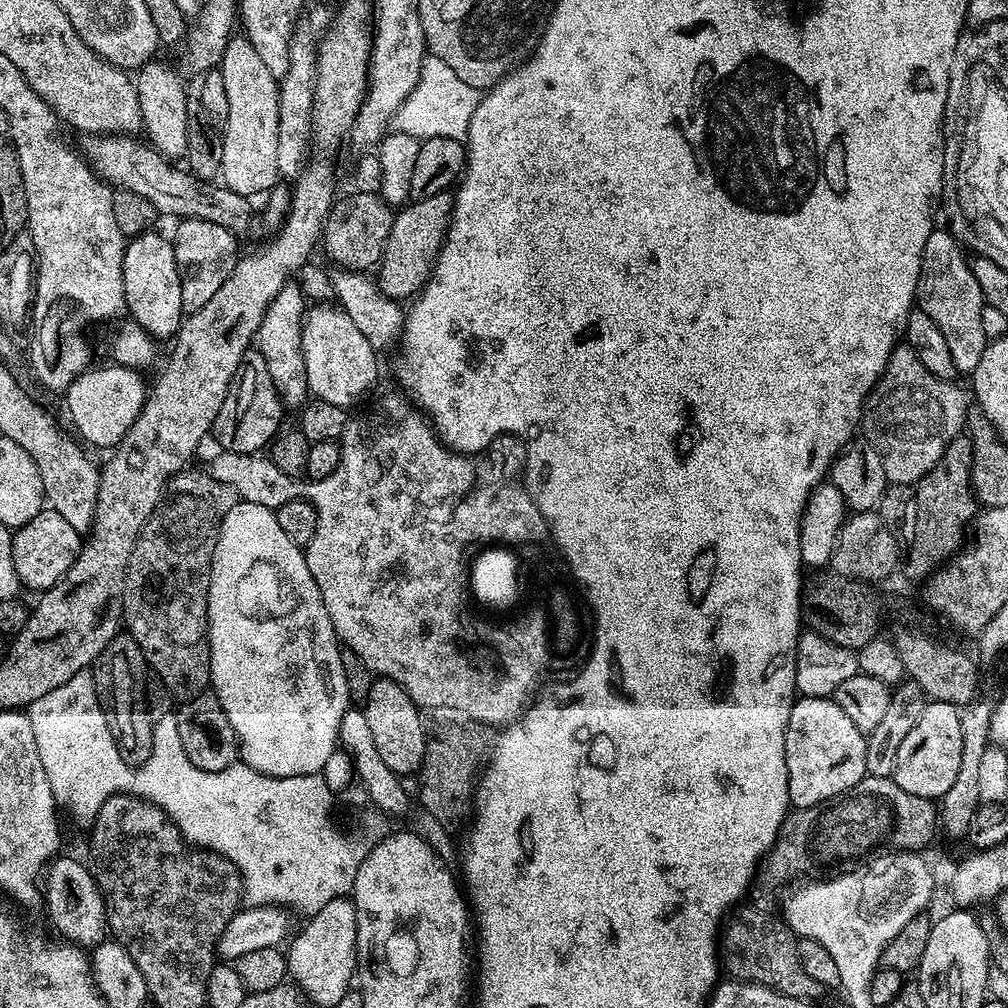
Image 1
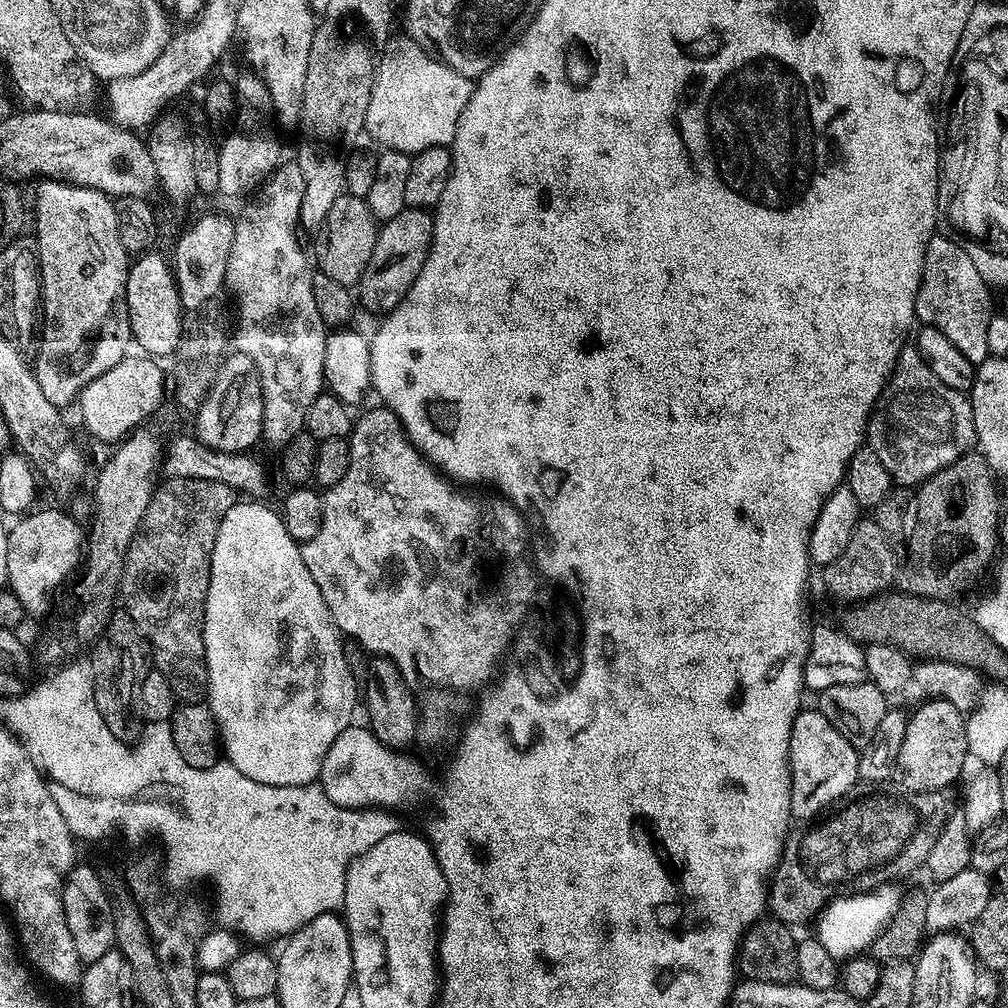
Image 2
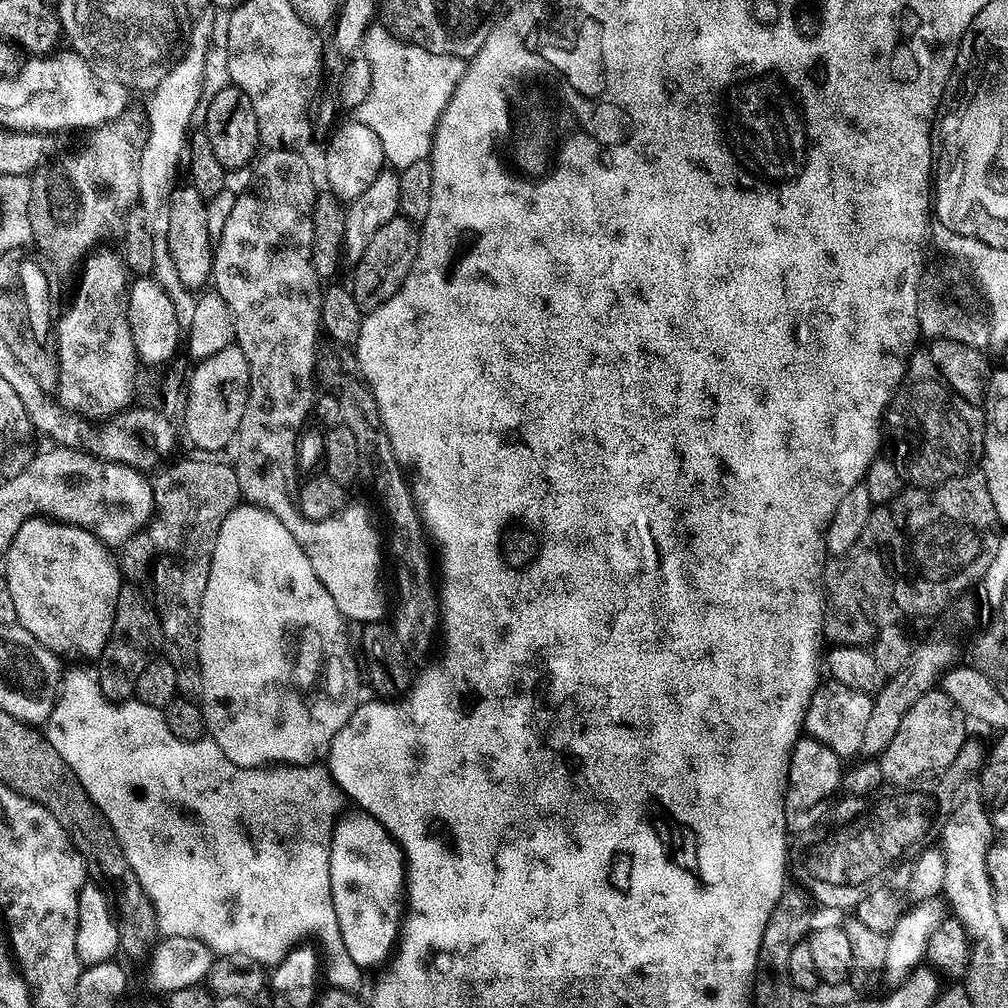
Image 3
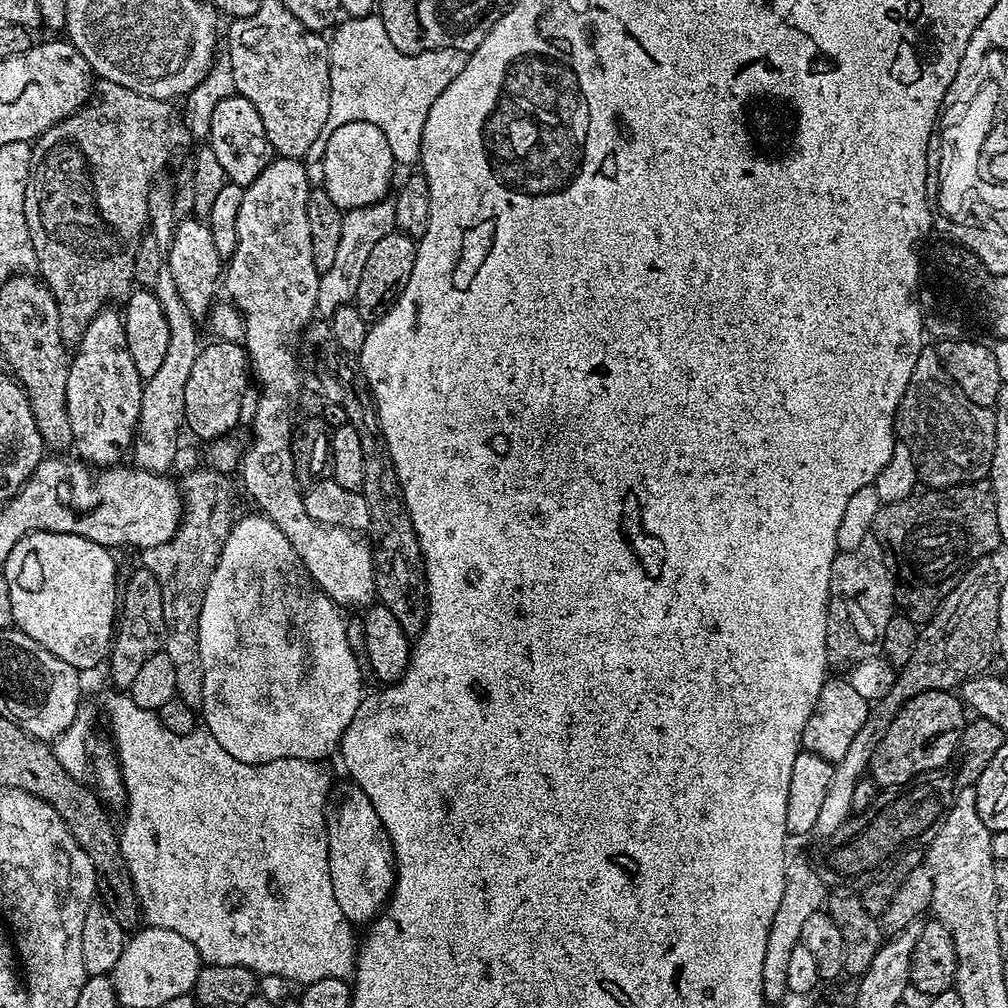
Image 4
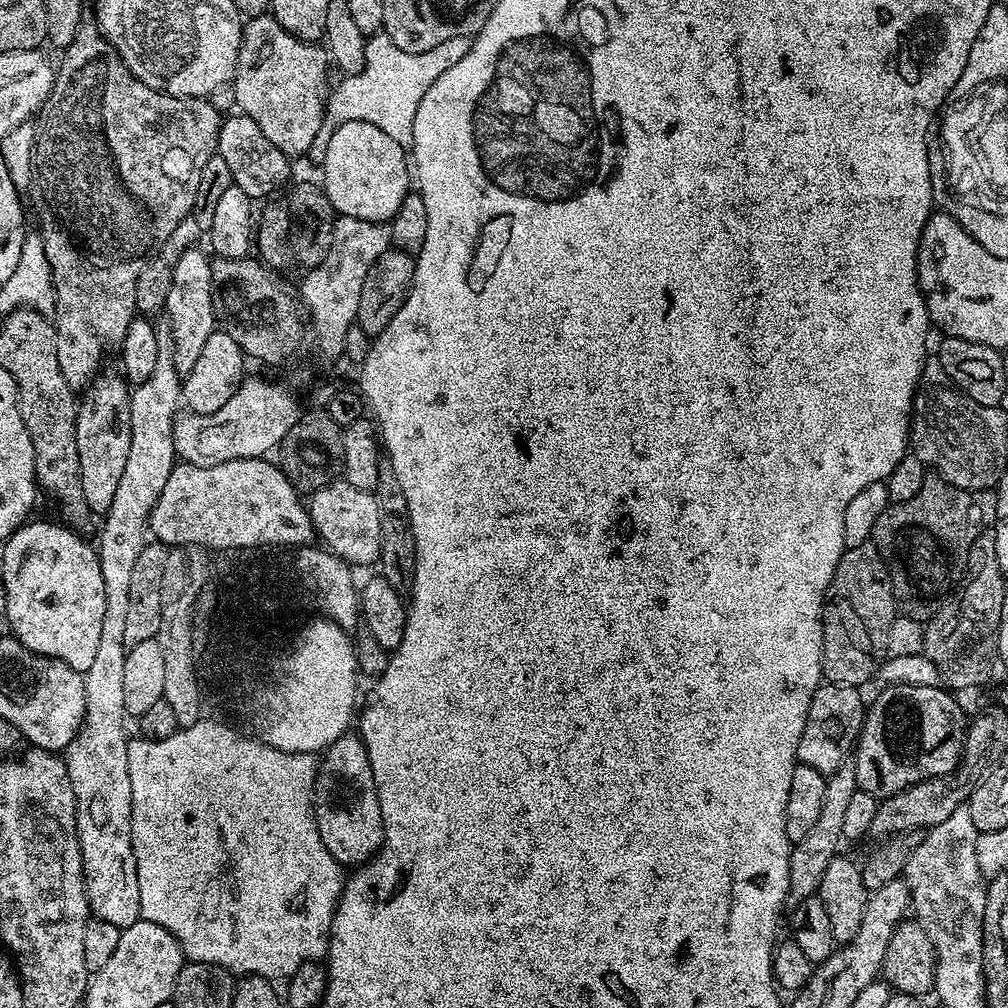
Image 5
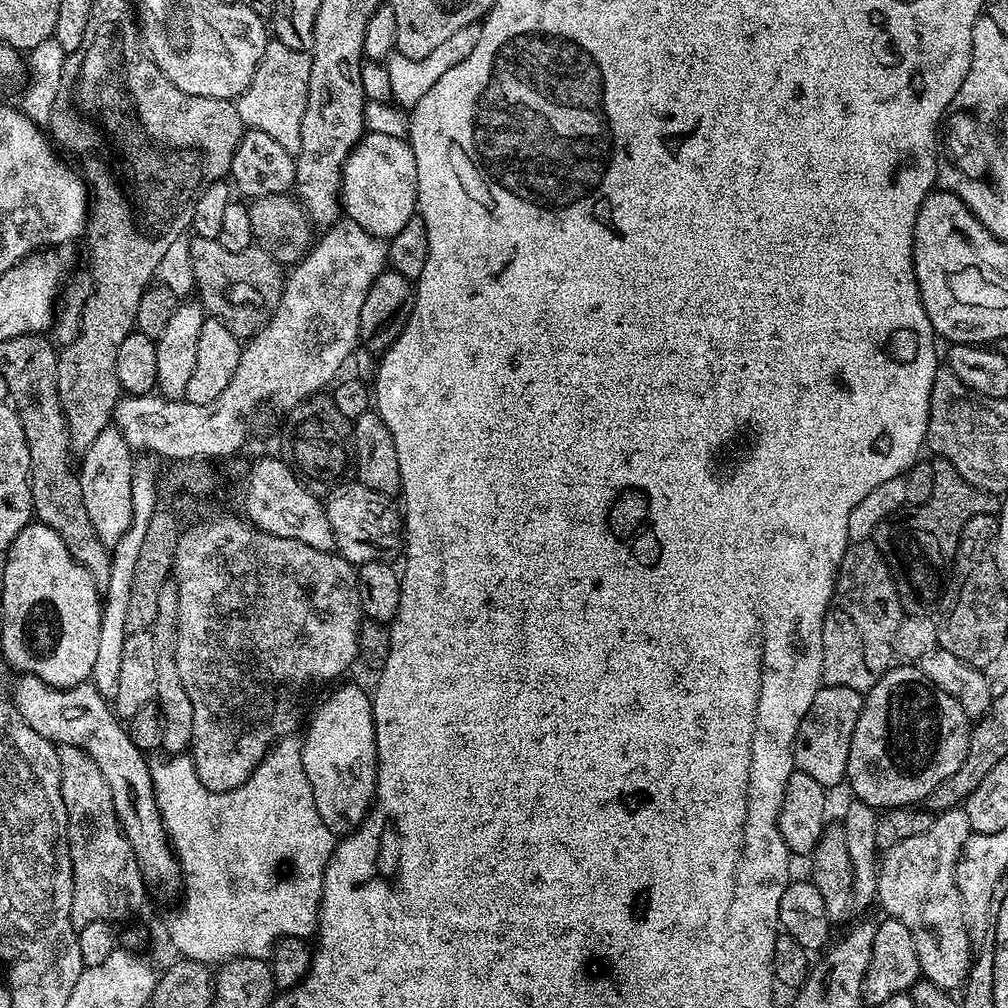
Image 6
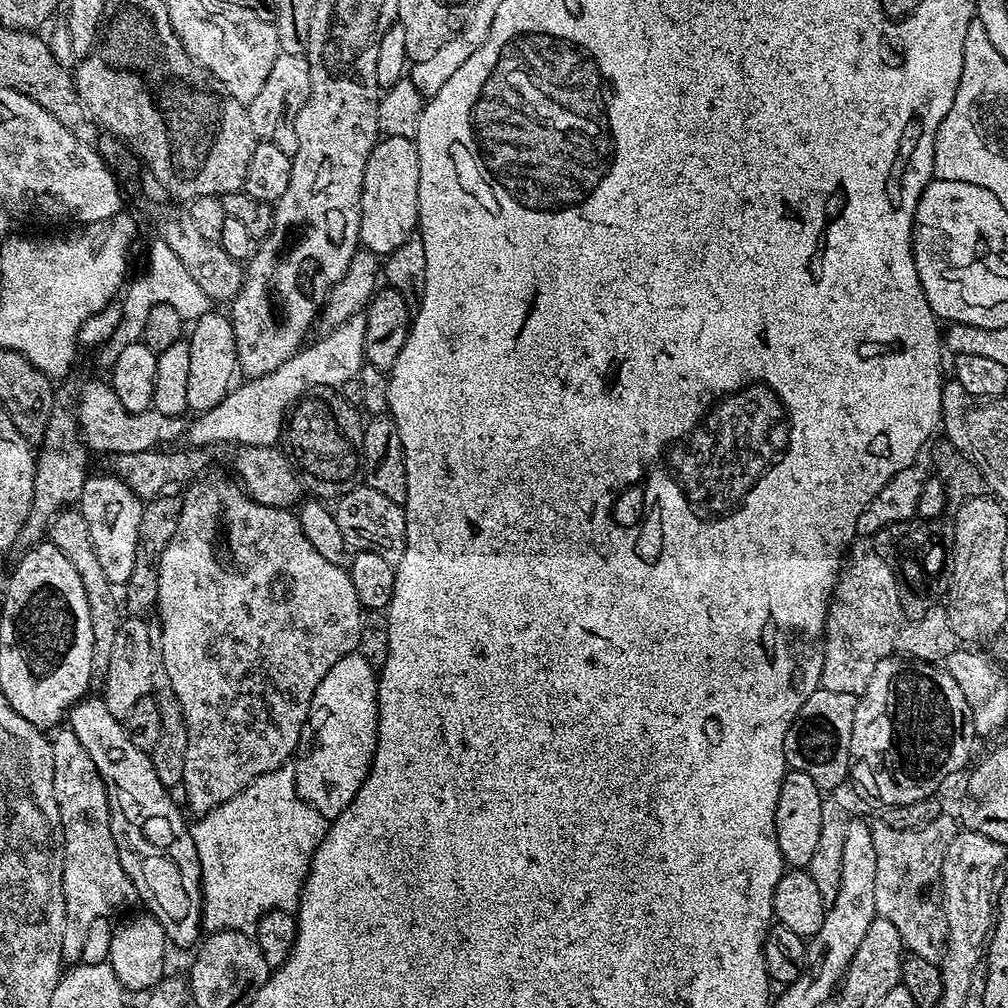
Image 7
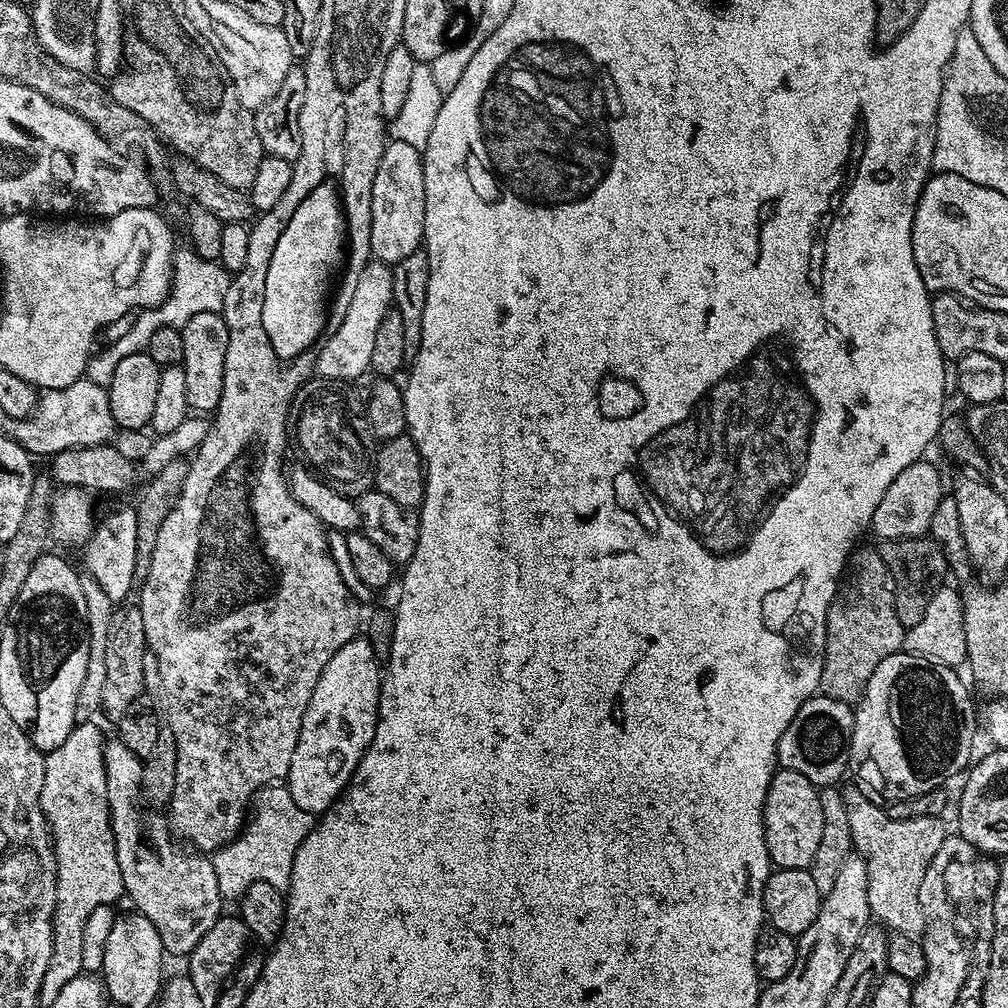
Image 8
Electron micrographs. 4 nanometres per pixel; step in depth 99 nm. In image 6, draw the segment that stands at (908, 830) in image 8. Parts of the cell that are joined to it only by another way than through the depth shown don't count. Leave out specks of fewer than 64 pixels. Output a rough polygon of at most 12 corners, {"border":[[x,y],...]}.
{"border":[[963,806],[883,853],[876,900],[914,938],[921,977],[974,963],[956,885]]}

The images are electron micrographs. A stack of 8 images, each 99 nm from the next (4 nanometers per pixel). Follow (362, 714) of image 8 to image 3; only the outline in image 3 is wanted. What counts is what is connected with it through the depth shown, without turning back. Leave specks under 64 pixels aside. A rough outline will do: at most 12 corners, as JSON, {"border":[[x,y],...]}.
{"border":[[367,814],[332,836],[334,914],[361,970],[406,915],[404,851]]}

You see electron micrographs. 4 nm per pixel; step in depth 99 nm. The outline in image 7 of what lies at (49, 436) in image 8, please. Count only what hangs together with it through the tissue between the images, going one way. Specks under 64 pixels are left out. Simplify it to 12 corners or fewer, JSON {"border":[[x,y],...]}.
{"border":[[111,383],[78,392],[93,453],[134,454],[185,435],[179,416],[131,412]]}

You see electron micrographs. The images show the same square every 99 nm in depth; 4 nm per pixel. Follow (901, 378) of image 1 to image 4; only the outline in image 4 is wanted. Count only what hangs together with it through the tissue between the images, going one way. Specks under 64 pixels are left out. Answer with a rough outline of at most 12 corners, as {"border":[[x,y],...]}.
{"border":[[935,347],[918,353],[894,431],[921,485],[989,479],[995,411]]}

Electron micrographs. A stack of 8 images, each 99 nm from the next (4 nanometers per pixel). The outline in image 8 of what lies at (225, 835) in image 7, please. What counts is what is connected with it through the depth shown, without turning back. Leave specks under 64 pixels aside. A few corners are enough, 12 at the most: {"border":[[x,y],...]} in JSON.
{"border":[[260,789],[242,834],[212,856],[221,897],[287,889],[313,813]]}

